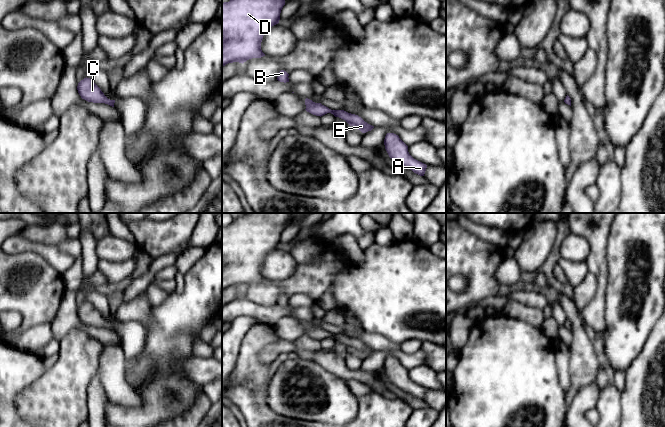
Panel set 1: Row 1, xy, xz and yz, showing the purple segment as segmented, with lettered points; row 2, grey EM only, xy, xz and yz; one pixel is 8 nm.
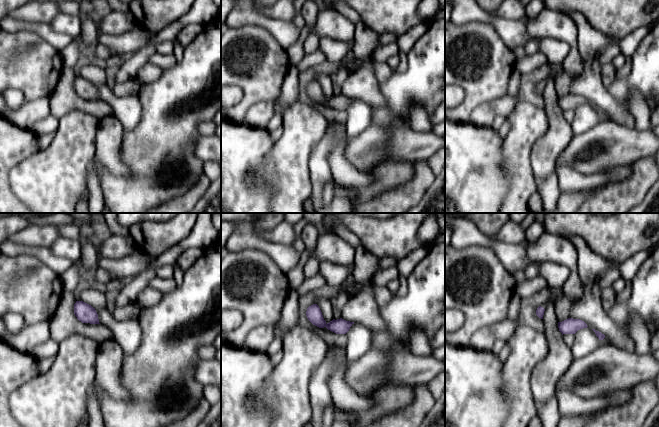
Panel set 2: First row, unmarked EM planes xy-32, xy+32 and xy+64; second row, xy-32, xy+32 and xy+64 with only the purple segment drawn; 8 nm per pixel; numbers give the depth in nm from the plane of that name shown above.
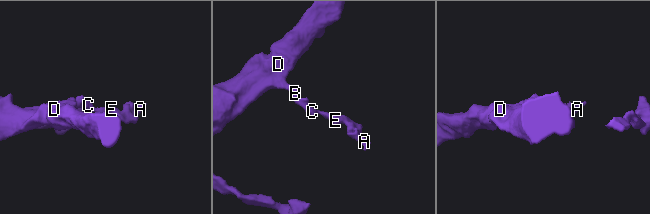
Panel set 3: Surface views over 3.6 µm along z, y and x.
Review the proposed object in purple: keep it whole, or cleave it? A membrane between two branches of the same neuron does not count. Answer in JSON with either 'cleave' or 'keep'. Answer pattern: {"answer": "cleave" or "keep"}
{"answer": "keep"}

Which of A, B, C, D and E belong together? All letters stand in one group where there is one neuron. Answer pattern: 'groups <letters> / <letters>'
groups A B C D E

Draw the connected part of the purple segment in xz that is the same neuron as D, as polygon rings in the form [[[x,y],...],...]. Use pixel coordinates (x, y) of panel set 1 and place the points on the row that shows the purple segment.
[[[230,0],[222,3],[222,67],[261,58],[261,42],[266,31],[279,23],[285,0]]]

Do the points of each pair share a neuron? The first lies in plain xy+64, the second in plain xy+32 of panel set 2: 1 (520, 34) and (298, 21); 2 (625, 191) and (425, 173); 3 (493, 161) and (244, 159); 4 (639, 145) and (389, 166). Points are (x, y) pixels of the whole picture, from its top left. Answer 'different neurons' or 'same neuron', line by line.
1: different neurons
2: same neuron
3: same neuron
4: different neurons

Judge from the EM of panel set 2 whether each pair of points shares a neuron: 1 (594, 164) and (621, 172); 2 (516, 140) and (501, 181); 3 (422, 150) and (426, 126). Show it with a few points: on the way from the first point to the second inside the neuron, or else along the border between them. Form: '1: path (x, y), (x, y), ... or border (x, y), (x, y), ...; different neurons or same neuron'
1: border (630, 164), (616, 165), (603, 172); different neurons
2: border (501, 147), (504, 169), (509, 177), (507, 193); different neurons
3: border (410, 128), (416, 131), (430, 131); different neurons

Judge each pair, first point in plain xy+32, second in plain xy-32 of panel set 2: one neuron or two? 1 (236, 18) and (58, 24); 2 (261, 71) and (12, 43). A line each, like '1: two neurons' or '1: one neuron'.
1: two neurons
2: one neuron

